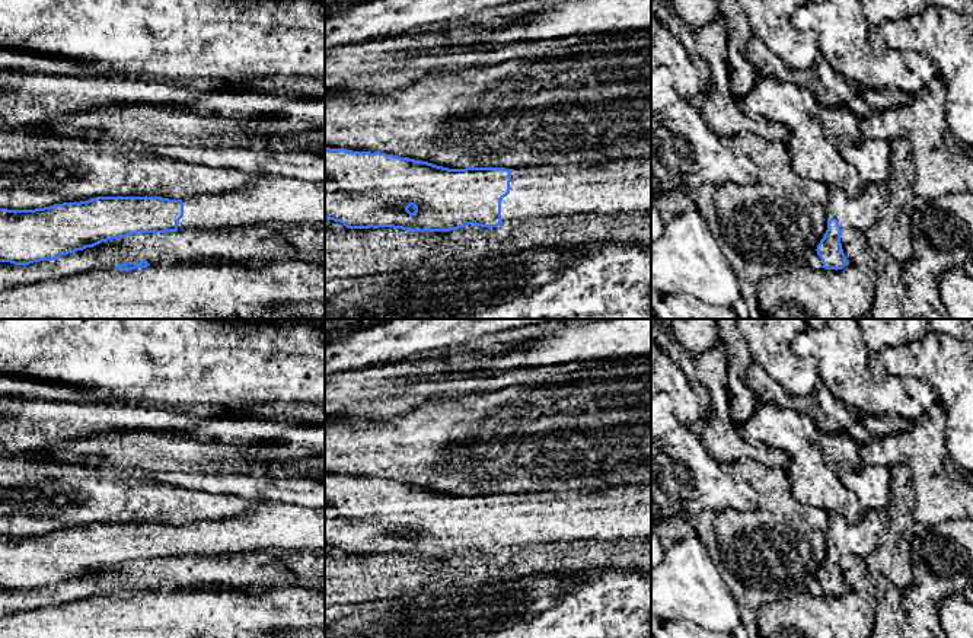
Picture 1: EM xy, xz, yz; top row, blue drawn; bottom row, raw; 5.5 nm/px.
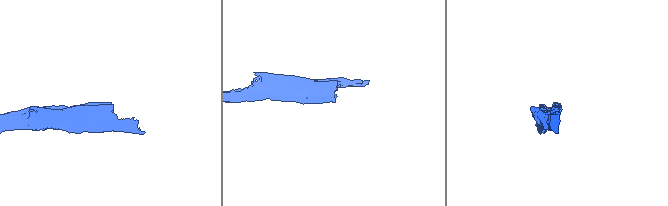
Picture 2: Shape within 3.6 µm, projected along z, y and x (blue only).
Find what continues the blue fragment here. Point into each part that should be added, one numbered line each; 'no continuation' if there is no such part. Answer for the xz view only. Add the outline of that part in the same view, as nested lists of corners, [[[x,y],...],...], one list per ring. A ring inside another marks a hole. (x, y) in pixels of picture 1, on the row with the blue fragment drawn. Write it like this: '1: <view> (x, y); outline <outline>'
1: xz (624, 185); outline [[[628,157],[586,168],[552,165],[511,169],[510,194],[501,201],[503,224],[580,213],[651,213],[651,157]]]

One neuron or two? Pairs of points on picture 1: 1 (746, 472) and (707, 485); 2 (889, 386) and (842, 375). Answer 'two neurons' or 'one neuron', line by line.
1: two neurons
2: one neuron

